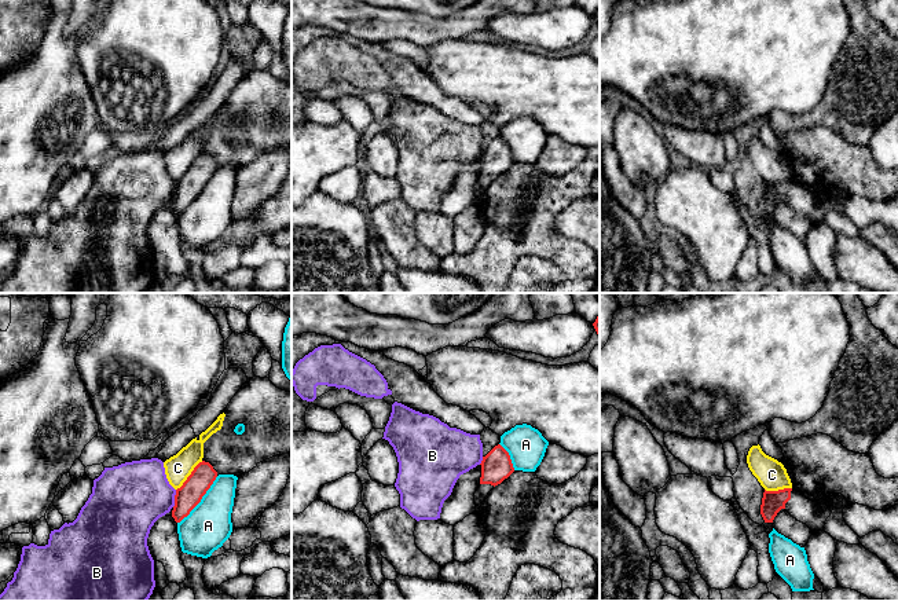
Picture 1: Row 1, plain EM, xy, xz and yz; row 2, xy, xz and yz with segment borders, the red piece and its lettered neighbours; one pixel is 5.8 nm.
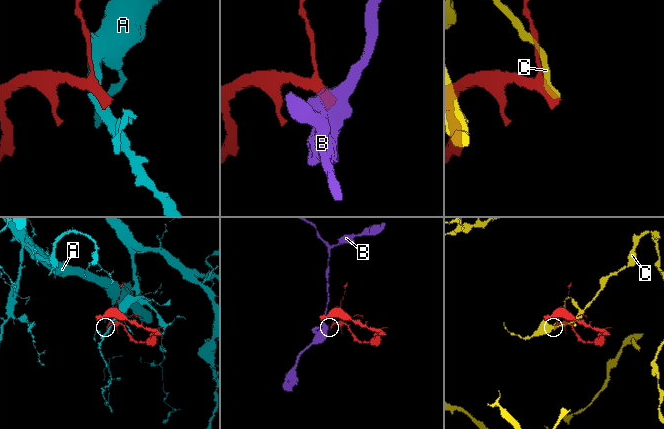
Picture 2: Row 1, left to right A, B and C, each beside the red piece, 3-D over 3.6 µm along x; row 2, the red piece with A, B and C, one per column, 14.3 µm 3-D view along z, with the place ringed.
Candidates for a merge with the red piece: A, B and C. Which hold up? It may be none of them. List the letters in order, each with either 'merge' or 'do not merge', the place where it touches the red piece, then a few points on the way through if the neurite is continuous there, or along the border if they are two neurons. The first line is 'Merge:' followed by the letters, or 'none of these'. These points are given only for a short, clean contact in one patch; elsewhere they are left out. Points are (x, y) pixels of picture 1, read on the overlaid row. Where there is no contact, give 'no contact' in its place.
Merge: none of these
A: do not merge; contact xy (200, 501)
B: do not merge; contact xy (175, 498); border xy (176, 490), (172, 506)
C: do not merge; contact xy (190, 475)

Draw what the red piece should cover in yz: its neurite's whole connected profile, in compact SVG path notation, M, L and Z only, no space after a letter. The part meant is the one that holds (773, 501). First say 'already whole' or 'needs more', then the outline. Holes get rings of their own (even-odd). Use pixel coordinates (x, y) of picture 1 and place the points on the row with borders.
needs more; M795 488L765 490L760 505L760 514L765 523L773 523L781 509L785 509L793 518L806 524L814 534L824 531L825 521L831 516L833 506L813 502Z

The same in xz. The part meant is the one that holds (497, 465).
needs more; M501 444L495 446L485 457L483 457L480 465L481 477L474 492L476 513L480 512L488 492L514 472L510 455Z

